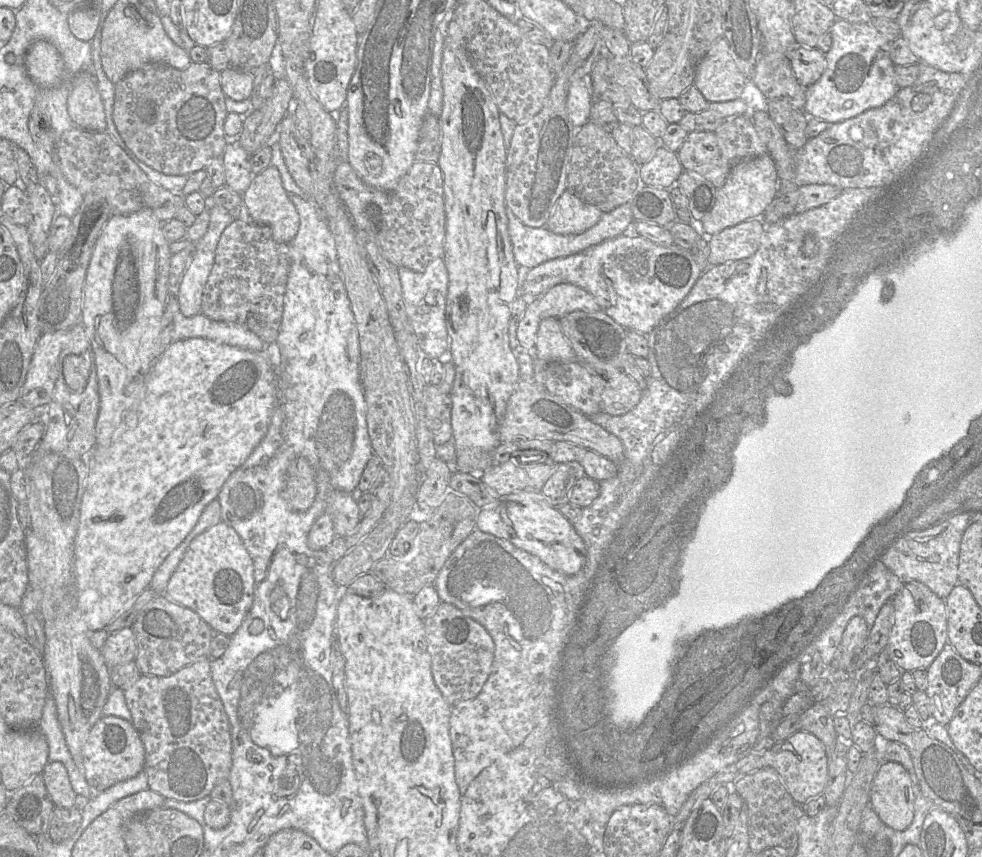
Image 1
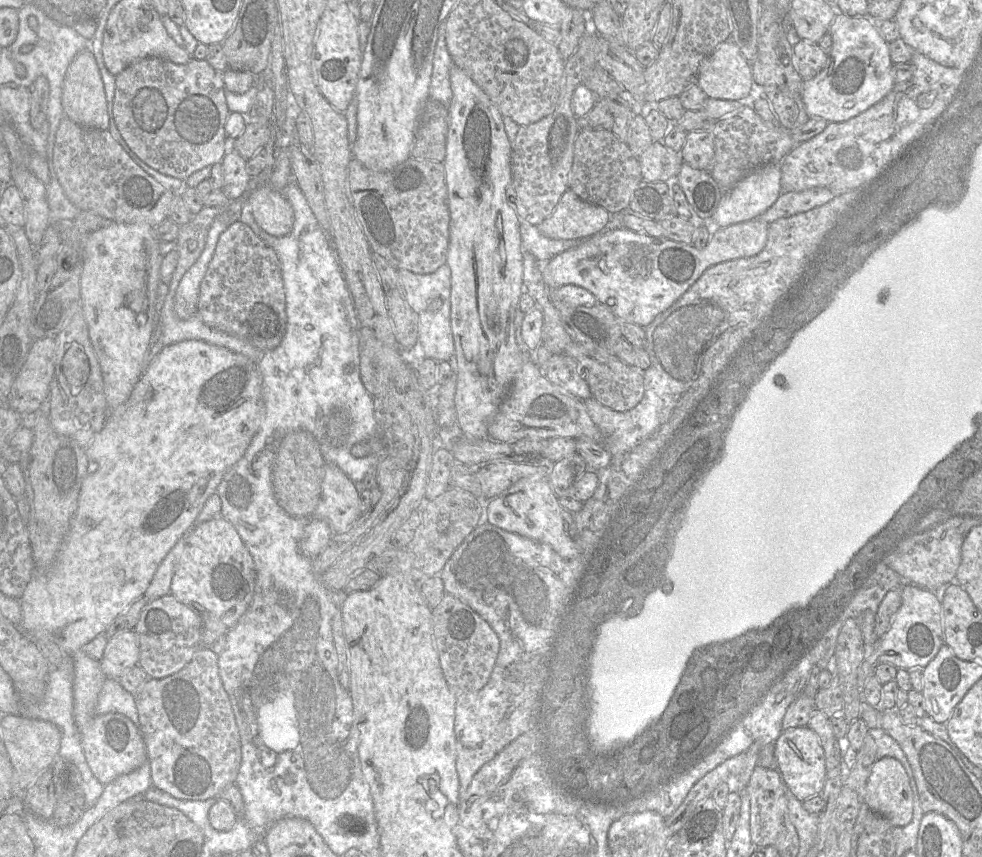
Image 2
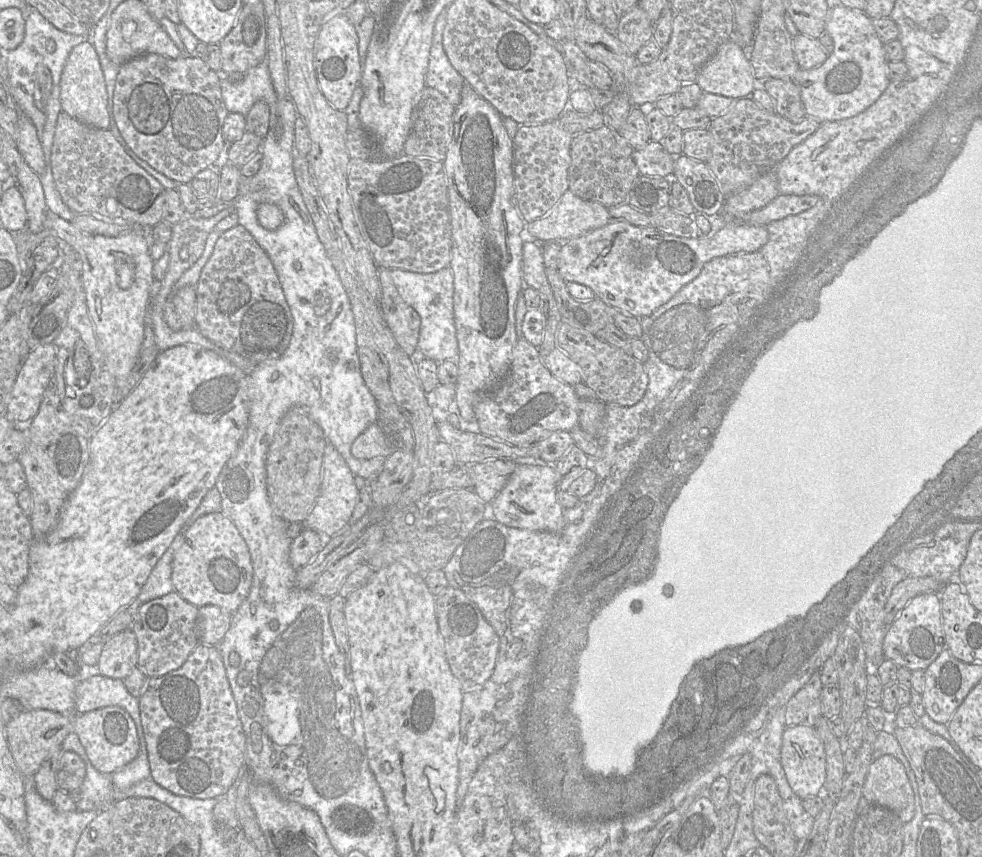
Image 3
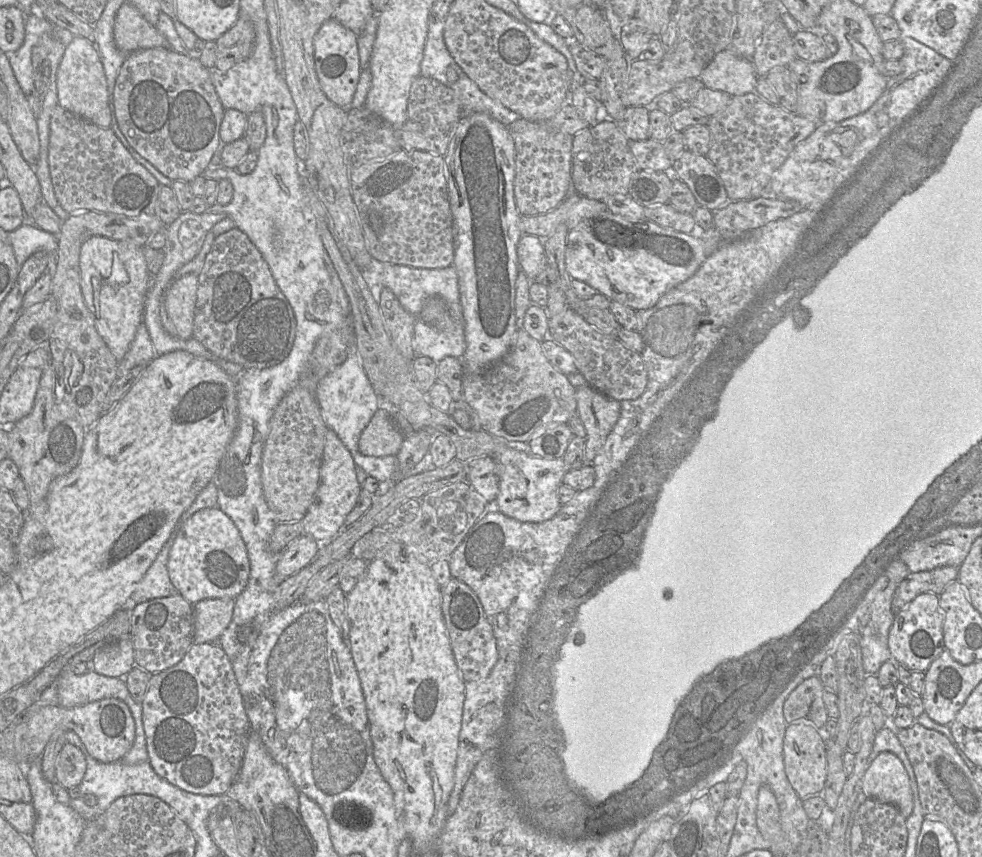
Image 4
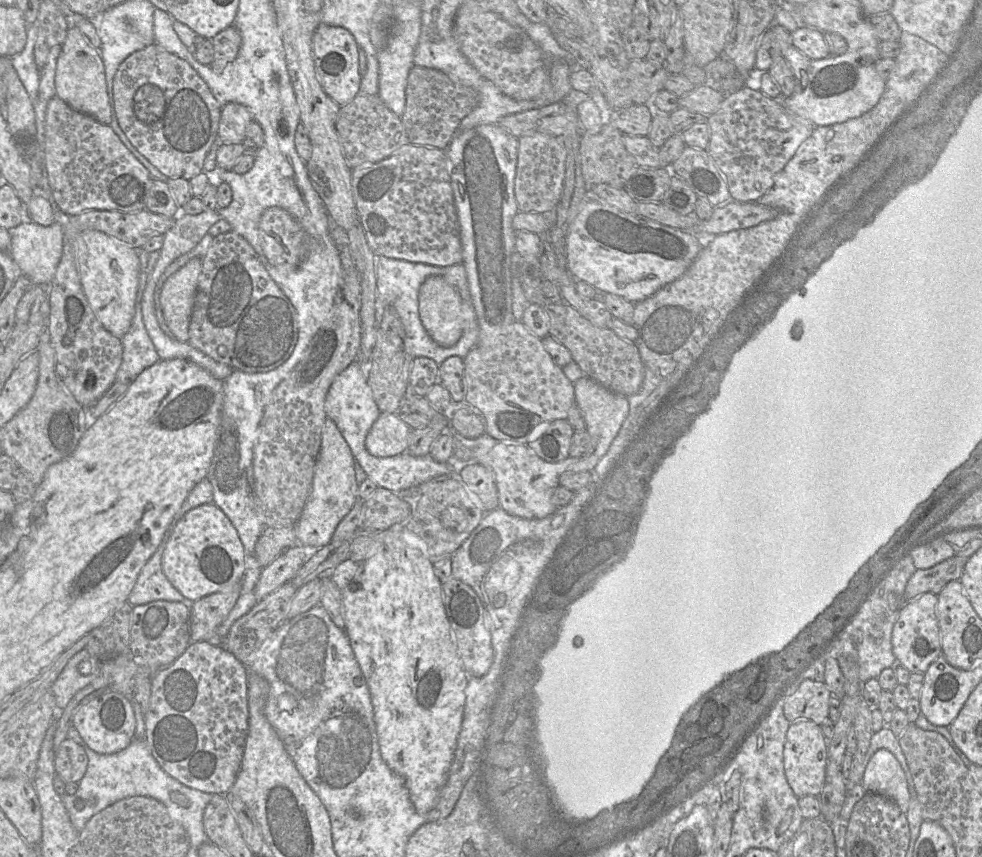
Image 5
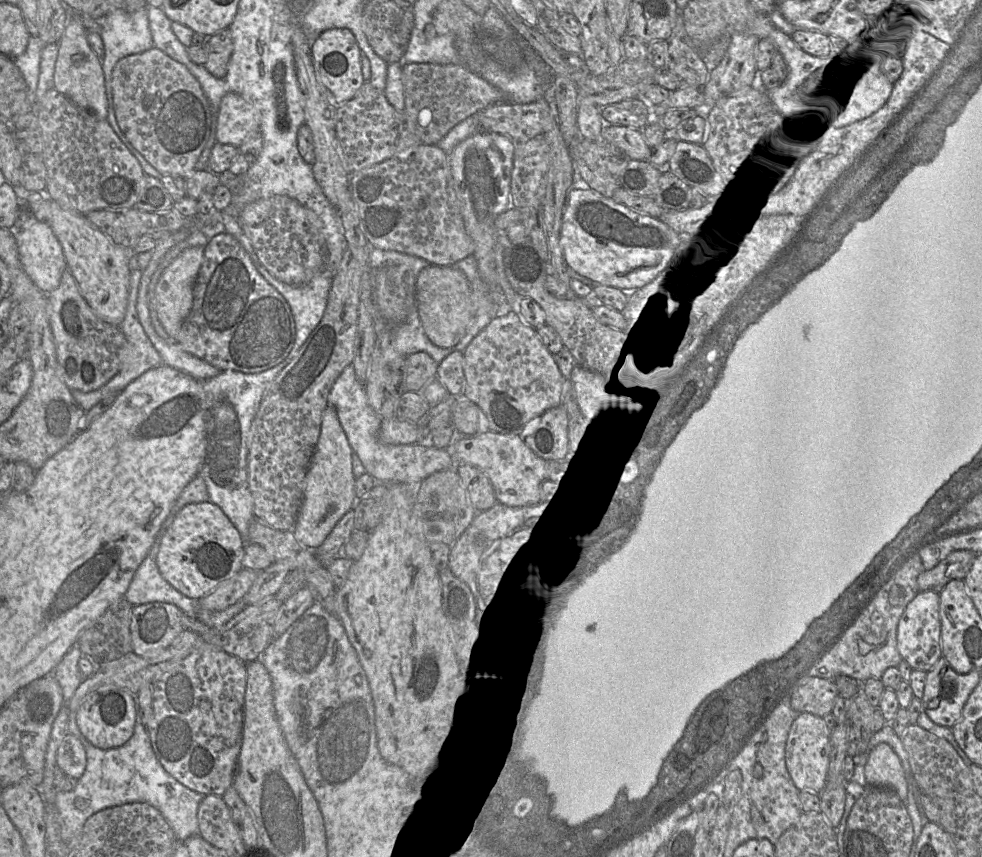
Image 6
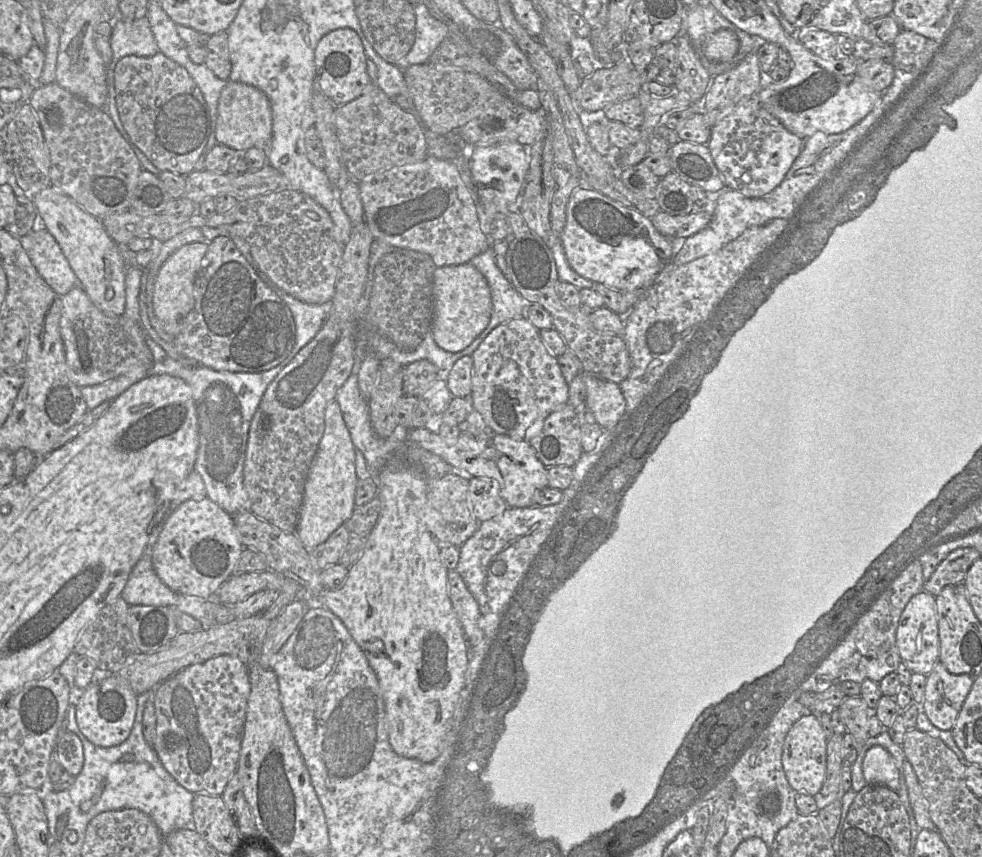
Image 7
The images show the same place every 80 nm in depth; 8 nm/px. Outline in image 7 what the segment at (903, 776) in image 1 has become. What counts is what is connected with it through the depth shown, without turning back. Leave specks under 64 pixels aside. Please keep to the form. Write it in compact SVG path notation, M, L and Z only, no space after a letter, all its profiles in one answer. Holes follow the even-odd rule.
M874 745L867 750L862 762L867 784L885 785L894 791L900 786L900 771L892 755L882 746Z

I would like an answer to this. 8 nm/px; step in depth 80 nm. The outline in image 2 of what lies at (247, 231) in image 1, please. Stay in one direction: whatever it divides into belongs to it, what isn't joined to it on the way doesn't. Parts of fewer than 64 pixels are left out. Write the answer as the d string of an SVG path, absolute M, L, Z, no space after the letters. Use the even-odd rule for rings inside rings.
M240 220L221 233L200 284L198 316L209 327L245 340L261 351L276 348L286 332L282 269L275 251Z

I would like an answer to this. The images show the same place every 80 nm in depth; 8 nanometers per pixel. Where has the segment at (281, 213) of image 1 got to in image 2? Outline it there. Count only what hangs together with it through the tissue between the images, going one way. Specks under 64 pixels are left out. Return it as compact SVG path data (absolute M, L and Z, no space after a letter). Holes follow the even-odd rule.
M268 184L257 186L246 194L257 225L267 234L283 237L289 234L294 223L294 212L282 195Z

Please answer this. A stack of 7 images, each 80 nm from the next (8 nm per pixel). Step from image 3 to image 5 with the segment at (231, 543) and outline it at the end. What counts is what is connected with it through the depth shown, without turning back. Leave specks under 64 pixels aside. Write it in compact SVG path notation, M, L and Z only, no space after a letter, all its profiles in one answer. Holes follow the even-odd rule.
M214 503L189 510L174 526L162 555L162 569L170 583L191 604L216 592L241 585L245 551L237 530Z

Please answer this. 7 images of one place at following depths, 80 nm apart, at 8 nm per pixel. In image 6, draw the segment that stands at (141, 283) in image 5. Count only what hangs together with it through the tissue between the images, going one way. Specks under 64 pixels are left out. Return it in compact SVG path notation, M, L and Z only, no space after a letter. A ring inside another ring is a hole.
M140 268L132 270L130 272L127 310L124 320L119 326L126 338L126 345L122 353L122 367L120 371L110 381L108 381L105 385L95 391L82 392L79 390L71 390L75 400L86 412L89 411L105 397L112 394L118 395L132 381L137 379L149 369L158 367L163 364L160 354L155 349L150 339L146 335L138 316L137 302L142 273L143 271Z

